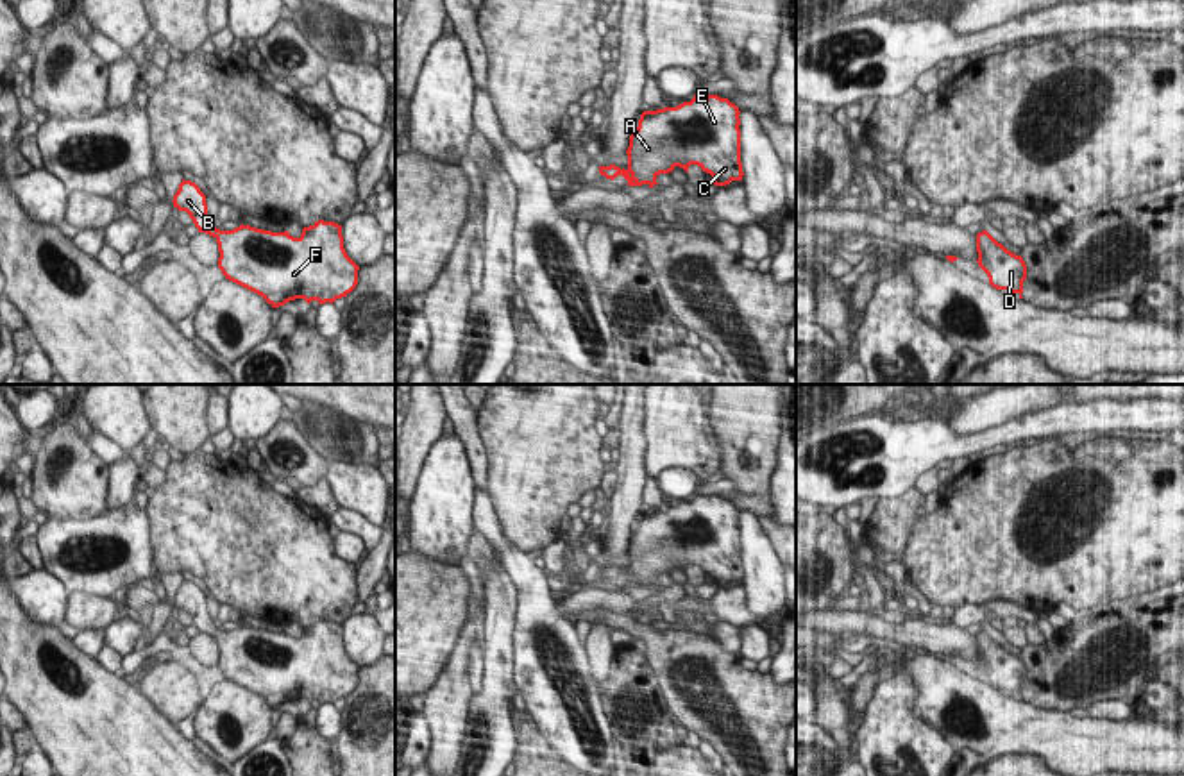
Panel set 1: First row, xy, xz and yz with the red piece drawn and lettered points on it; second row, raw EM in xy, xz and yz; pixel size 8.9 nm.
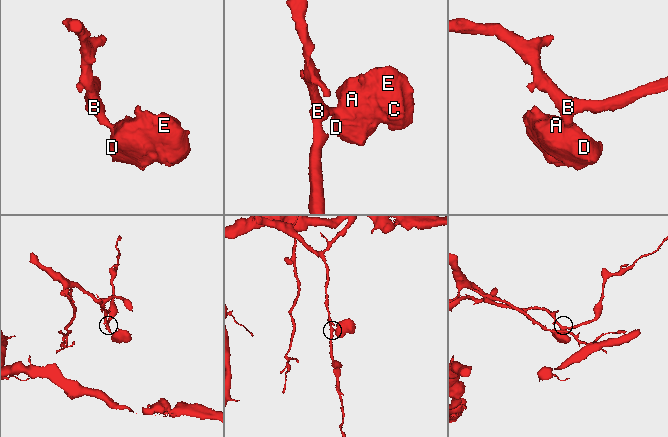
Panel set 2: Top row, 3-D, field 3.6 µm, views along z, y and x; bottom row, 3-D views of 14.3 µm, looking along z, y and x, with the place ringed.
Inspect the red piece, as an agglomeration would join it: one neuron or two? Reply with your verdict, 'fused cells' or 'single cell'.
single cell

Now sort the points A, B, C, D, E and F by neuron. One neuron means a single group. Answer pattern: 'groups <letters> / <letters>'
groups A B C D E F

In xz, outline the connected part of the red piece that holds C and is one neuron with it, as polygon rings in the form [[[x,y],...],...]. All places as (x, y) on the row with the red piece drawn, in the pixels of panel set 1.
[[[694,95],[676,107],[644,111],[630,136],[628,168],[599,166],[606,179],[622,175],[628,186],[653,188],[660,173],[698,164],[715,186],[742,181],[740,111],[728,98]]]

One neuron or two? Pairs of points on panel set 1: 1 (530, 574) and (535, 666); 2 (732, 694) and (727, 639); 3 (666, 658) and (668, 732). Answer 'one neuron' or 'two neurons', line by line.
1: one neuron
2: two neurons
3: two neurons

